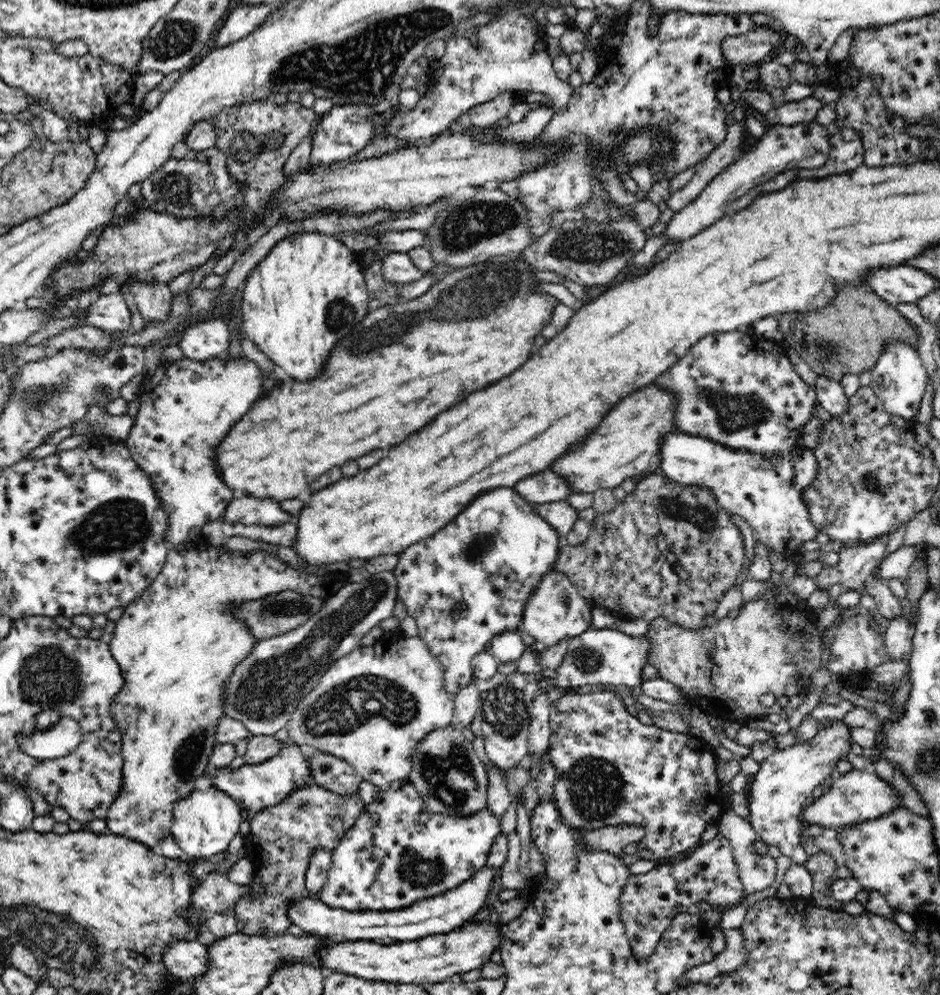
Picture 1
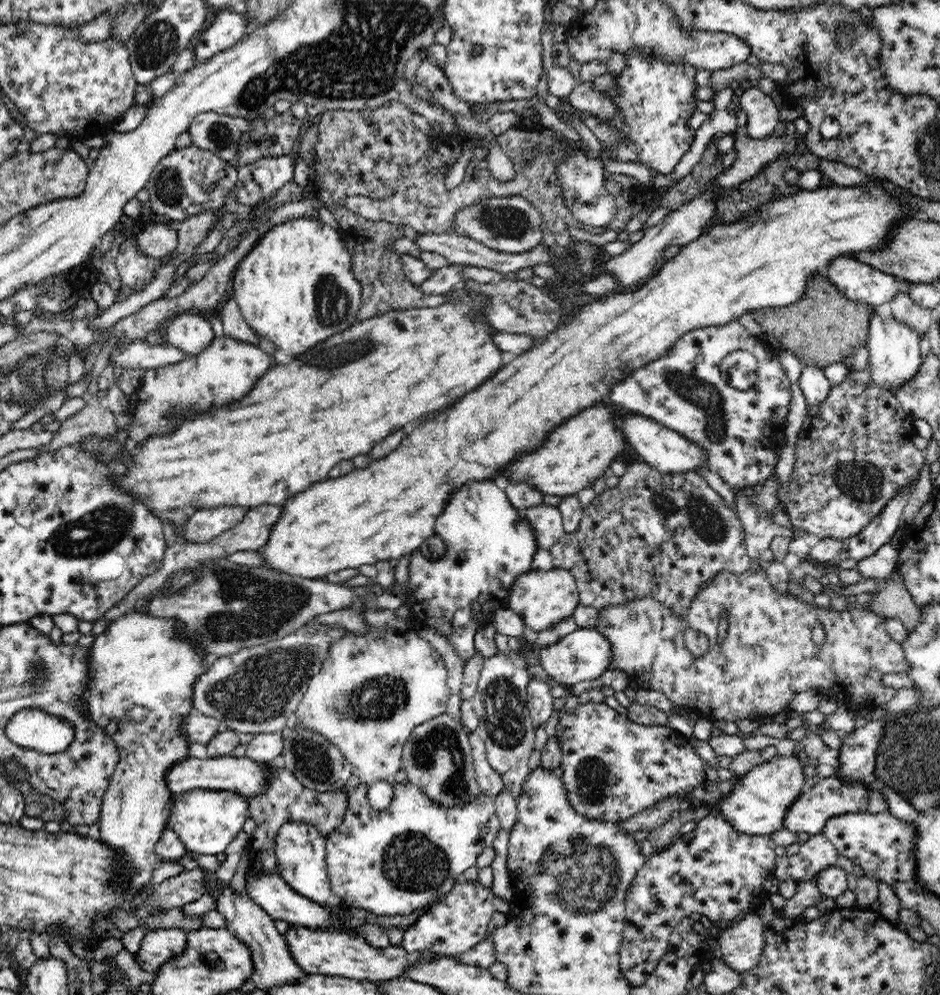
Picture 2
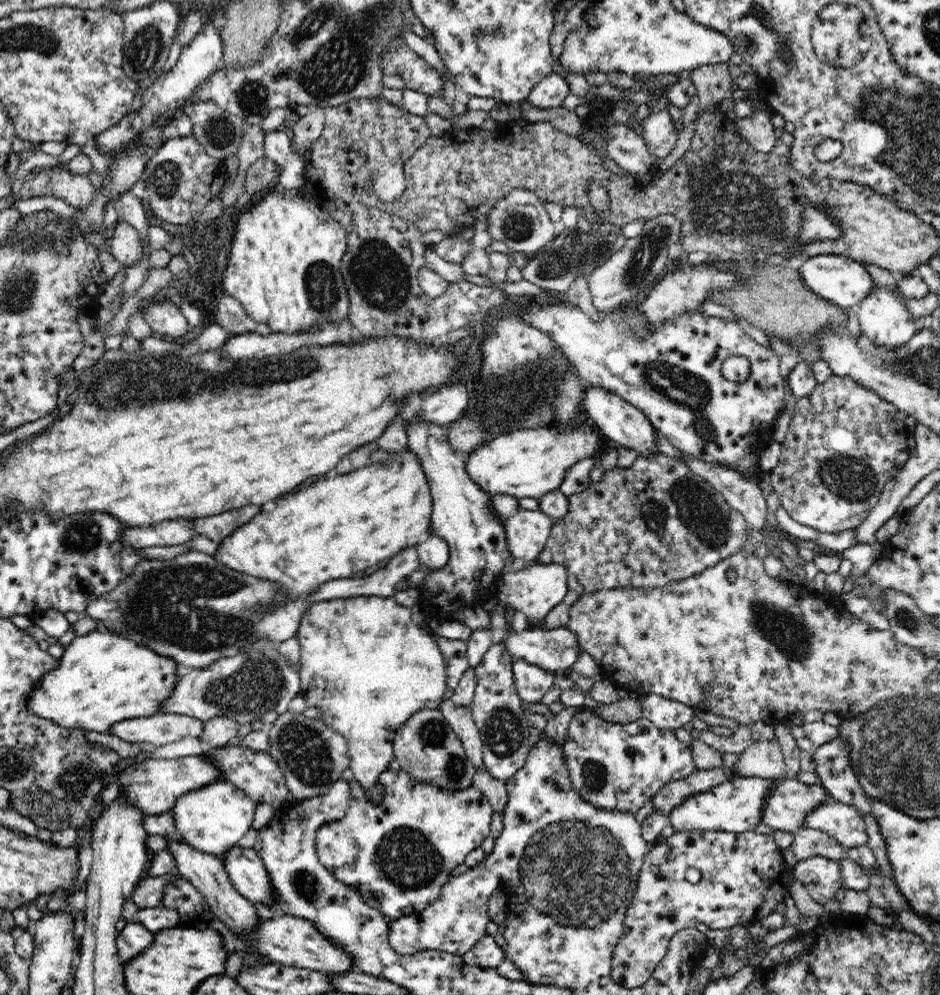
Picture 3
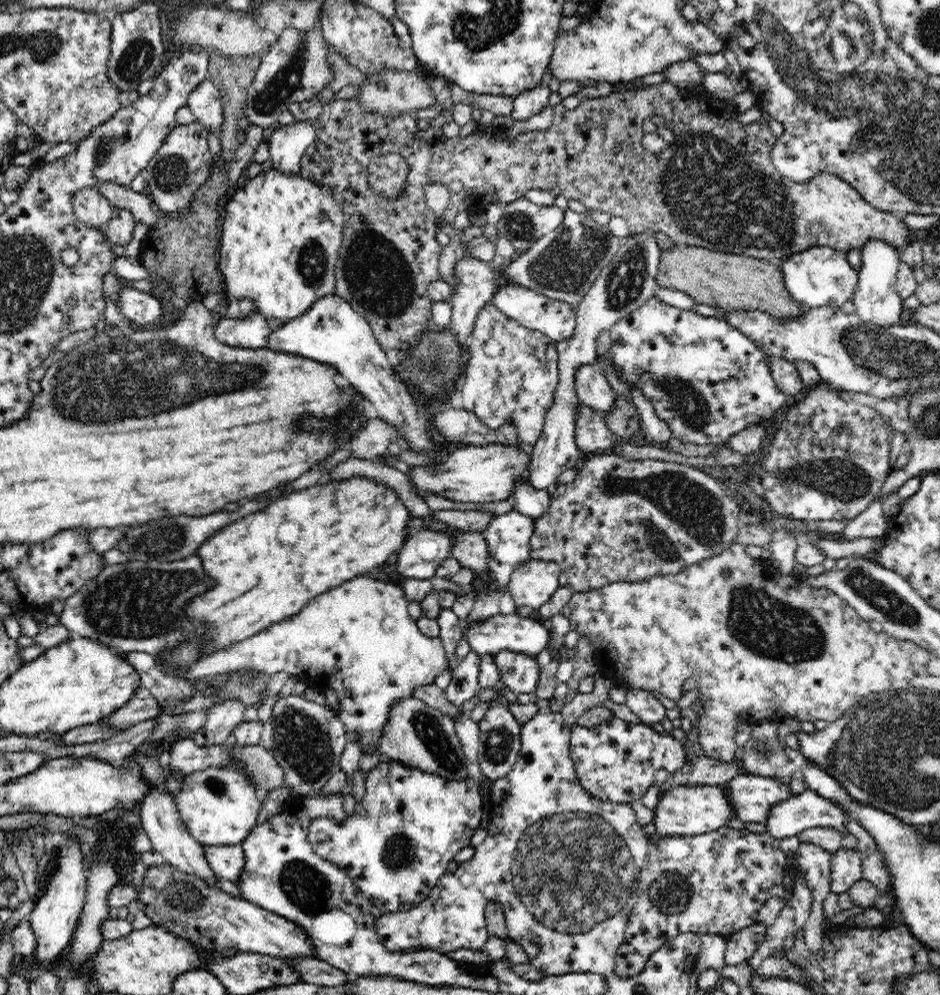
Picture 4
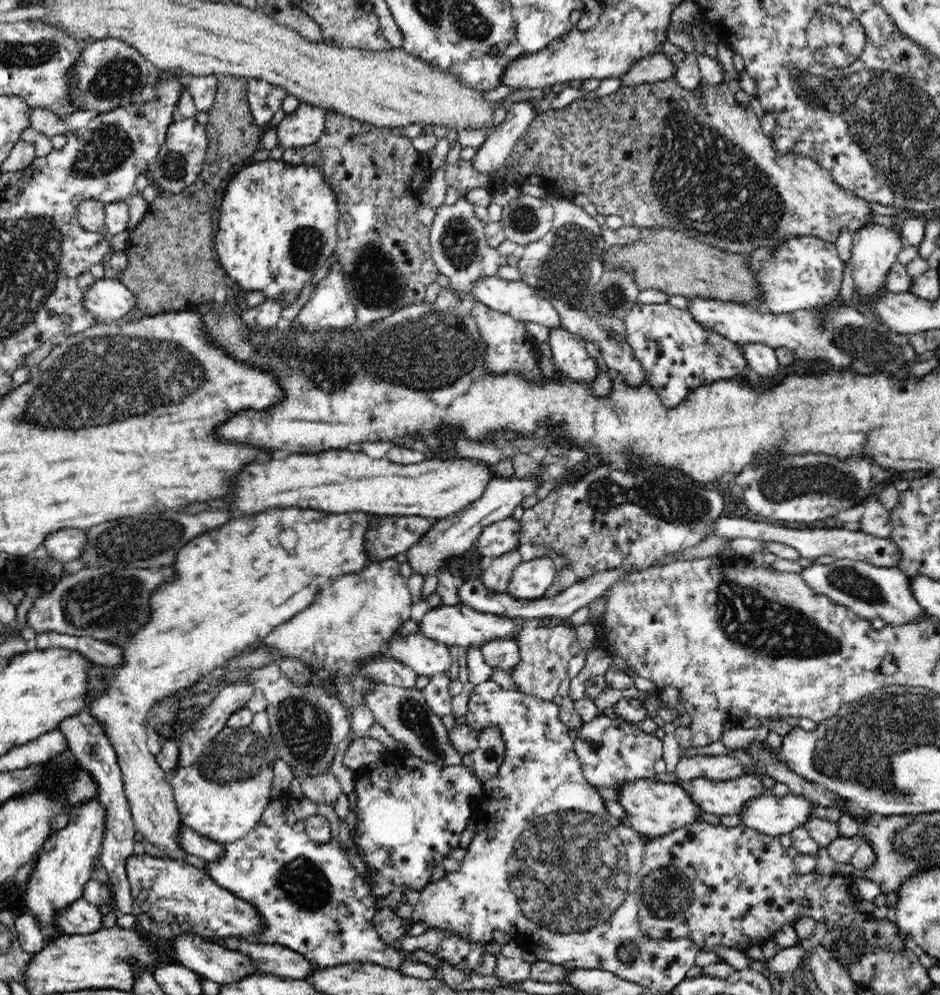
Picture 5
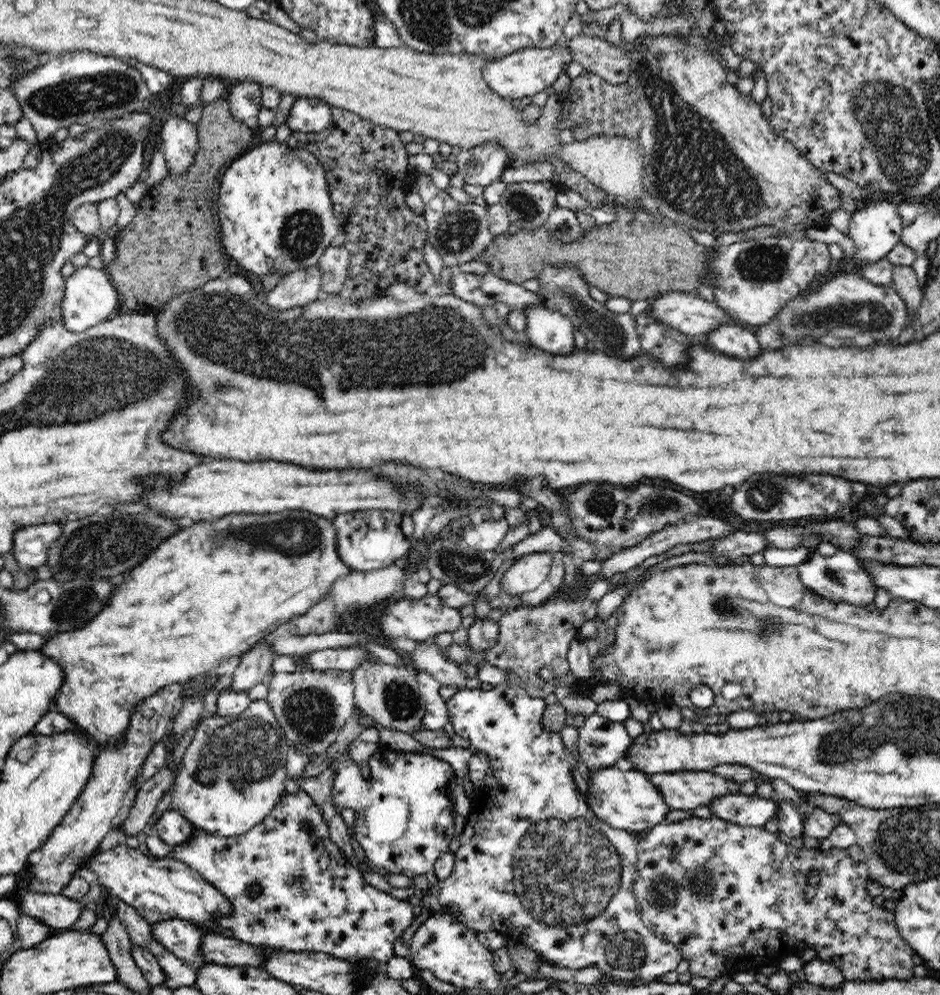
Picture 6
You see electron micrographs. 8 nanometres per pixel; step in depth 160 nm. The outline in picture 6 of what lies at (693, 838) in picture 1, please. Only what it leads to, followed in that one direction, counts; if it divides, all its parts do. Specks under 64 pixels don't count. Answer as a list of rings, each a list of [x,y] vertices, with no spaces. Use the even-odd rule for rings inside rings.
[[[595,712],[585,717],[584,724],[578,730],[579,737],[575,751],[592,773],[614,769],[629,760],[628,756],[630,756],[630,748],[634,746],[634,738],[628,735],[624,723],[614,722]]]

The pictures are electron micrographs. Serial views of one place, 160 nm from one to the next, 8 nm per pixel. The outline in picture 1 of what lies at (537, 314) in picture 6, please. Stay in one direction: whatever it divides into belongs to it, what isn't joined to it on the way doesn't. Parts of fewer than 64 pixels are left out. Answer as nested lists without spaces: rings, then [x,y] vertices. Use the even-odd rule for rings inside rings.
[[[680,432],[664,439],[660,470],[669,480],[681,485],[696,485],[706,489],[714,496],[715,504],[718,504],[723,512],[730,515],[738,514],[750,524],[753,528],[753,537],[759,544],[766,545],[770,551],[780,552],[789,561],[802,557],[805,551],[802,547],[804,542],[814,539],[820,532],[812,523],[809,505],[804,498],[806,488],[813,484],[820,473],[820,465],[813,451],[801,443],[785,453],[772,451],[758,454],[757,451],[734,450],[733,447],[724,446],[722,443]]]

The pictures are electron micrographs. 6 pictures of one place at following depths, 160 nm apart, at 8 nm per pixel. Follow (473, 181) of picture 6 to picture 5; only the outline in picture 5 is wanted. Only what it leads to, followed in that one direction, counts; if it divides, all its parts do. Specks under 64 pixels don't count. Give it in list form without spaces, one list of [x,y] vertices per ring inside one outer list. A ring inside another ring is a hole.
[[[522,100],[514,103],[508,110],[507,115],[501,123],[490,130],[478,148],[476,155],[472,158],[472,167],[478,173],[494,173],[498,171],[511,156],[516,142],[528,130],[534,117],[532,100]]]

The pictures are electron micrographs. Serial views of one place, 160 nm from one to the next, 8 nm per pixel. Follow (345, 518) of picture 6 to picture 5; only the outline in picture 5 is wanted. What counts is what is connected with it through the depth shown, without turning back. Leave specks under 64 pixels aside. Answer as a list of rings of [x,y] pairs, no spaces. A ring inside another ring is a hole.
[[[372,515],[365,534],[364,552],[372,563],[392,559],[397,554],[406,553],[408,548],[418,542],[435,522],[436,519],[427,519],[424,516]]]

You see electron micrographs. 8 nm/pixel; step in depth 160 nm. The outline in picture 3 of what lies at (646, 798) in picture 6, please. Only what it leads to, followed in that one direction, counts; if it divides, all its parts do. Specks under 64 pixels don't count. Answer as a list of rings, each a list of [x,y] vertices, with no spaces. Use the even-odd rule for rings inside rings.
[[[756,775],[735,776],[717,787],[686,798],[669,812],[670,824],[675,832],[684,830],[720,830],[733,833],[746,833],[764,820],[764,806],[774,794],[774,780],[766,780]]]

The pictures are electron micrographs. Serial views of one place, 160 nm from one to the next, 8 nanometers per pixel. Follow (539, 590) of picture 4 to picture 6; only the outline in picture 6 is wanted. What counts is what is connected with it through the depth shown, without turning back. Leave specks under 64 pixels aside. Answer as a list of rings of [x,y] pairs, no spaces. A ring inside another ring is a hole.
[[[549,552],[527,554],[515,559],[511,567],[504,571],[501,588],[514,596],[538,588],[547,579],[552,561],[553,556]]]

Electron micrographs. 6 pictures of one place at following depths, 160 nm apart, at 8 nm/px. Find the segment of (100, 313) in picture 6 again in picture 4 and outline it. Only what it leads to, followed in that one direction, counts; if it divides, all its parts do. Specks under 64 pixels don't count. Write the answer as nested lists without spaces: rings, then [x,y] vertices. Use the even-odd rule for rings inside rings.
[[[121,285],[120,292],[118,292],[118,301],[115,305],[123,316],[126,316],[126,318],[131,319],[132,322],[134,322],[135,327],[139,325],[143,328],[146,324],[158,324],[158,322],[162,320],[161,302],[154,296],[146,294],[146,292],[140,292],[140,290],[135,290],[134,288],[128,288]]]

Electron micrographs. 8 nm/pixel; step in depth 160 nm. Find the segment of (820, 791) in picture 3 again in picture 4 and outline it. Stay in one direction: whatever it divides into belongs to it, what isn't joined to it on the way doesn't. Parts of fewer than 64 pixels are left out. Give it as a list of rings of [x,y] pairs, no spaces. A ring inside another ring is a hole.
[[[742,772],[724,784],[730,791],[738,820],[762,822],[769,820],[774,806],[792,798],[790,785],[775,778]]]

